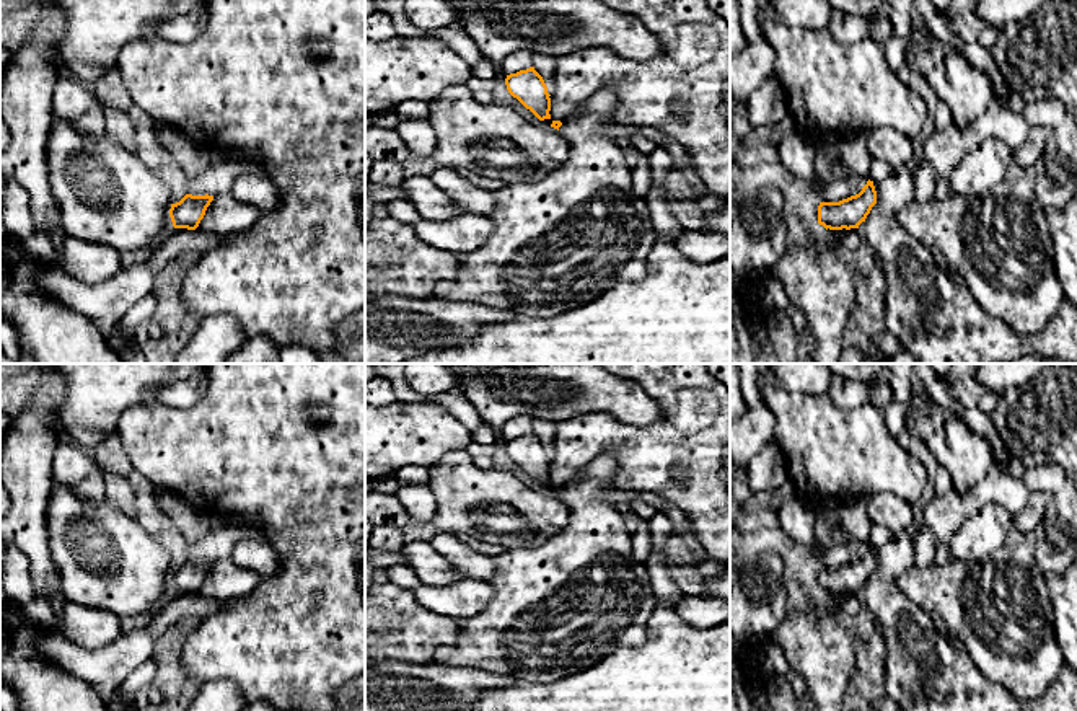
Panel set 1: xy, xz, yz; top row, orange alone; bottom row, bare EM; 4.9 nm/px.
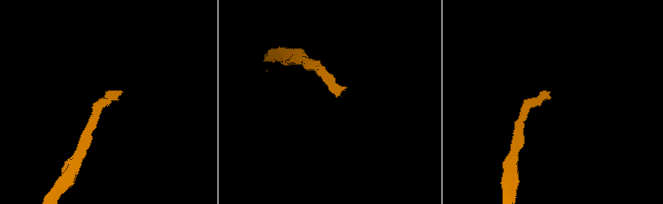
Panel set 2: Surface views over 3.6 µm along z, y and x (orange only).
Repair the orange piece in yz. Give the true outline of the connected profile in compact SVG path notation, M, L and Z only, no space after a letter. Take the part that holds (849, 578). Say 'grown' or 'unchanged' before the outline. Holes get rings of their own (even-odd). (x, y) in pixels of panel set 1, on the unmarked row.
unchanged; M867 546L862 556L839 567L820 567L818 589L826 595L859 594L877 569L873 546Z

